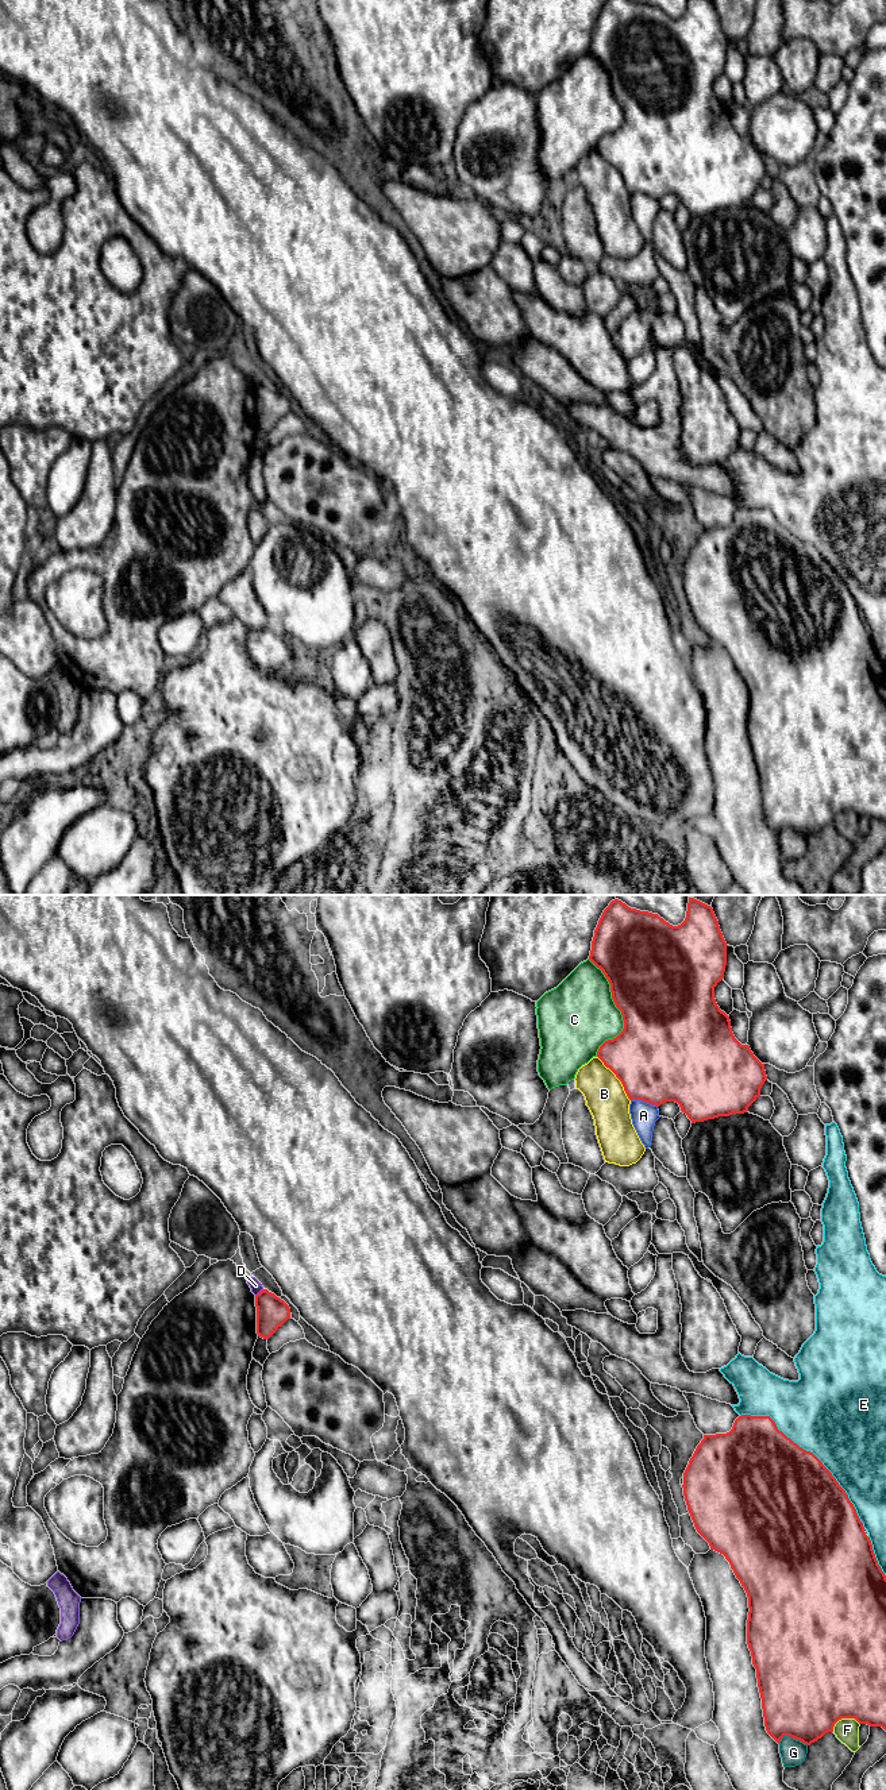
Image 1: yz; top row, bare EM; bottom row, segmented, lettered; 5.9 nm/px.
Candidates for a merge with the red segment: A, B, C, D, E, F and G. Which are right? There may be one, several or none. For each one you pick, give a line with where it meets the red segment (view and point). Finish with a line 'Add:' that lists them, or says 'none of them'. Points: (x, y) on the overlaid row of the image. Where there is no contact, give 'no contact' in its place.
Add: none of them

